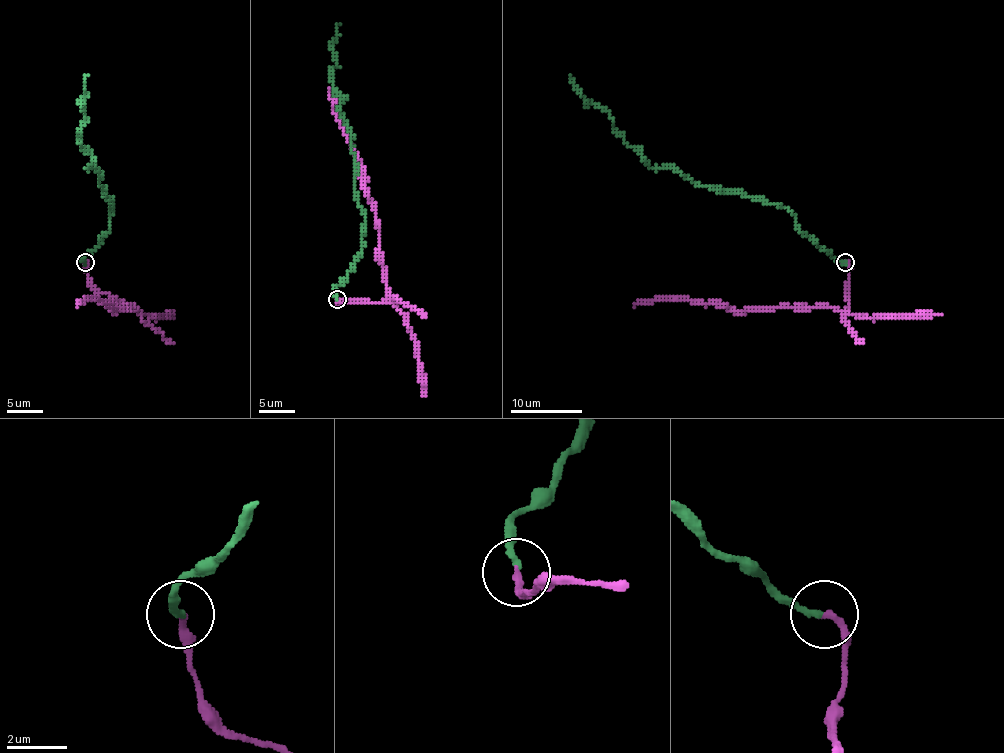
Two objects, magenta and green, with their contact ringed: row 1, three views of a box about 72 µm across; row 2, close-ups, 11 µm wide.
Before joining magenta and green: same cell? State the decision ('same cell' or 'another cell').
another cell

